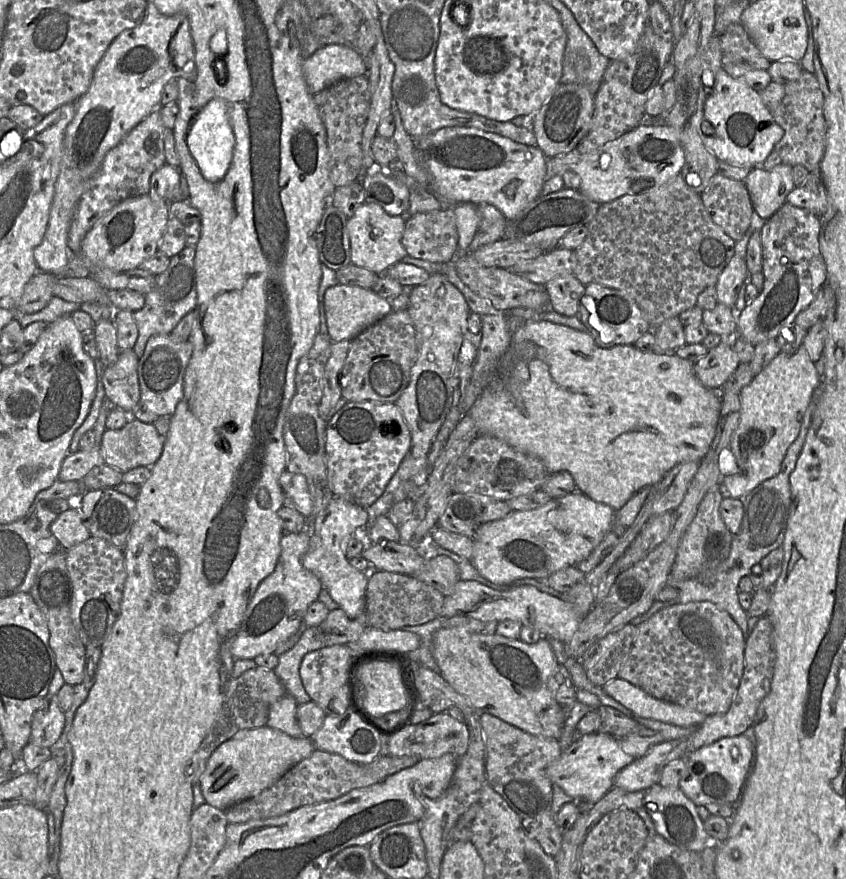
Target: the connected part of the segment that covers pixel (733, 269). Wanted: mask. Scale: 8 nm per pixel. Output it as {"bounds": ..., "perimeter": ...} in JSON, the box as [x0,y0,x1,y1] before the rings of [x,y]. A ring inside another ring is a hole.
{"bounds":[715,255,747,308],"perimeter":[[[734,255],[720,273],[715,285],[718,303],[733,308],[741,285],[747,277],[746,258]]]}

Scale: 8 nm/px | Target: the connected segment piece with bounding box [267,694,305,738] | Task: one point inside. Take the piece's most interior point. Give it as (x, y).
(282, 716)

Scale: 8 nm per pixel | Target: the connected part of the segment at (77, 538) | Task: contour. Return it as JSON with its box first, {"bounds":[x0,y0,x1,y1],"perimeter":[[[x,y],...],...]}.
{"bounds":[50,508,90,550],"perimeter":[[[75,508],[60,513],[51,523],[50,530],[58,540],[60,549],[64,550],[69,550],[90,537],[81,519],[81,513]]]}

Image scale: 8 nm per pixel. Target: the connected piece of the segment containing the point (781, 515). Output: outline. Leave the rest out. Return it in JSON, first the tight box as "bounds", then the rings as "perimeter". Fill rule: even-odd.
{"bounds":[669,379,824,639],"perimeter":[[[824,379],[815,389],[816,394],[812,396],[811,406],[809,406],[808,412],[805,412],[797,438],[786,452],[780,472],[759,484],[745,497],[740,499],[743,503],[744,516],[740,532],[733,536],[728,557],[716,567],[708,568],[695,578],[684,581],[669,581],[669,585],[678,590],[677,601],[679,603],[709,601],[715,604],[734,619],[746,639],[749,635],[748,614],[741,607],[738,600],[739,581],[742,577],[753,574],[756,568],[759,569],[760,561],[783,544],[791,509],[790,474],[796,467],[813,414],[822,396],[823,381]]]}

